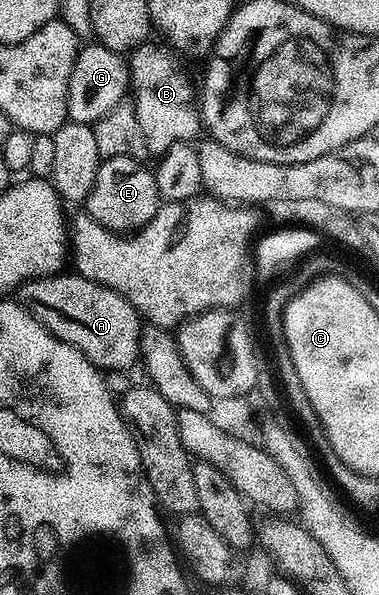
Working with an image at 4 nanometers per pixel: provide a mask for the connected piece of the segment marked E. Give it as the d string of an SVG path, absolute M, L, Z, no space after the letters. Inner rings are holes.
M117 157L111 161L103 160L98 170L98 178L94 184L92 195L84 203L85 212L96 223L115 235L134 235L155 224L160 212L158 196L158 178L150 173L141 161L133 161L130 157Z

